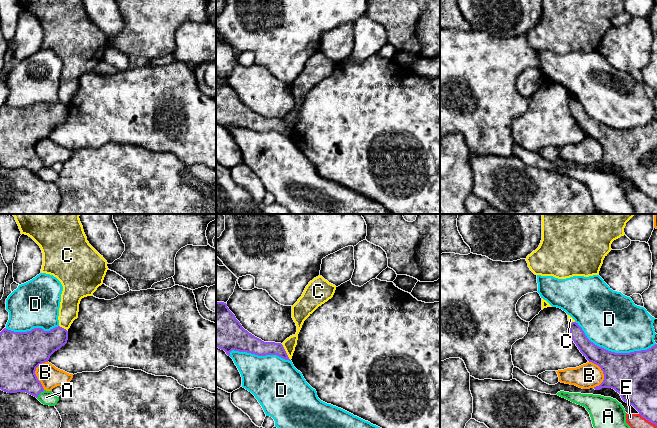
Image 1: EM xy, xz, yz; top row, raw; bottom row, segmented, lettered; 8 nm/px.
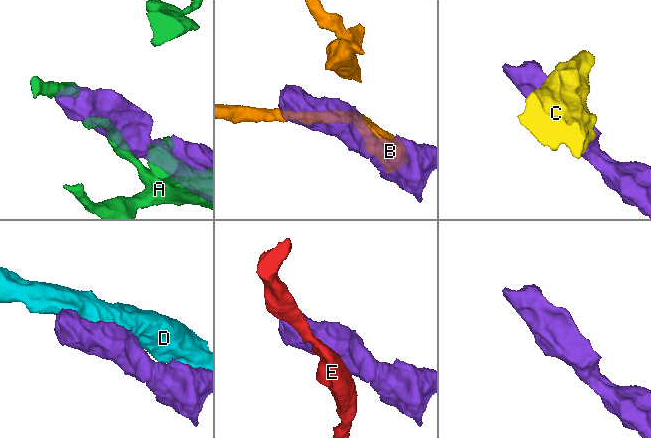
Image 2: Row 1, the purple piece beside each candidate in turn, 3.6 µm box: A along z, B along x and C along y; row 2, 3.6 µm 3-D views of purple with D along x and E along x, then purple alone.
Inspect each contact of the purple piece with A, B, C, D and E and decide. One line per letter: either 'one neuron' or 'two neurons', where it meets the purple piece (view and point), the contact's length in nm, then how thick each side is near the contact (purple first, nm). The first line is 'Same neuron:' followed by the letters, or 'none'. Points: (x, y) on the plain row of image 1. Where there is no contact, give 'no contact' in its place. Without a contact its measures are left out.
Same neuron: none
A: two neurons | xy (40, 168) | 90 nm | 280/110 nm
B: two neurons | yz (603, 149) | 220 nm | 380/200 nm
C: two neurons | xz (285, 128) | 150 nm | 130/100 nm
D: two neurons | yz (613, 128) | 650 nm | 380/460 nm
E: two neurons | yz (648, 196) | 180 nm | 280/190 nm

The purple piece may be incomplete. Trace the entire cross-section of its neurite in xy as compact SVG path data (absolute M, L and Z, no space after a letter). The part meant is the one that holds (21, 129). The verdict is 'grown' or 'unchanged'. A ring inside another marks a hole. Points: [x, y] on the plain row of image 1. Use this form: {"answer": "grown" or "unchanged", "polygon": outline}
{"answer": "unchanged", "polygon": "M60 102L44 107L34 104L27 108L14 108L4 104L0 108L0 165L7 169L26 168L34 173L44 167L35 147L50 132L64 122L68 116L68 107Z"}

